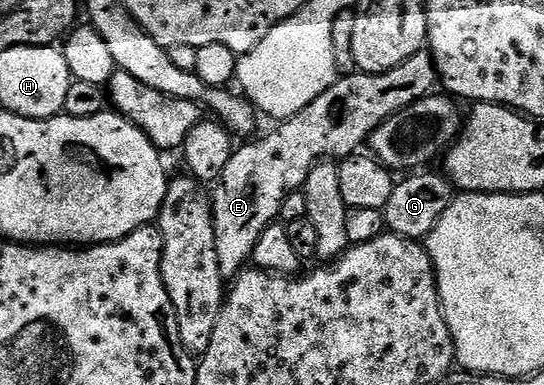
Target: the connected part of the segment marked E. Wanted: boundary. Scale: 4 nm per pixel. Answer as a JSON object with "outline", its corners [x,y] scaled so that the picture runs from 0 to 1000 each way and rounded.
{"outline":[[[787,127],[772,130],[733,177],[702,192],[636,192],[621,200],[594,249],[572,260],[557,291],[522,309],[511,338],[474,369],[438,377],[410,457],[388,494],[395,665],[408,725],[426,727],[460,688],[469,634],[491,590],[515,569],[520,519],[559,486],[572,436],[599,416],[632,416],[662,392],[717,301],[757,265],[790,252],[805,221],[803,171]]]}

